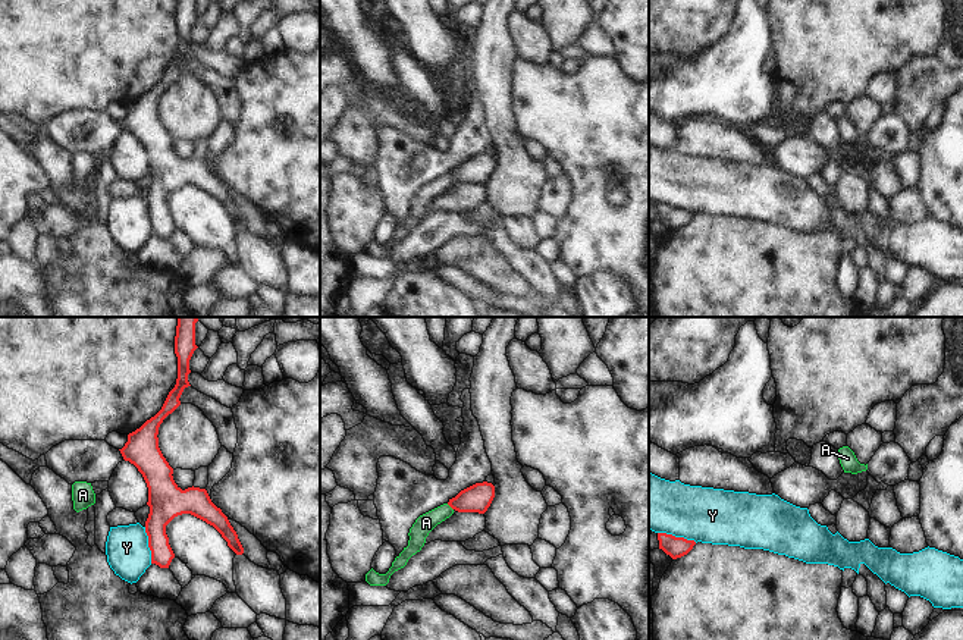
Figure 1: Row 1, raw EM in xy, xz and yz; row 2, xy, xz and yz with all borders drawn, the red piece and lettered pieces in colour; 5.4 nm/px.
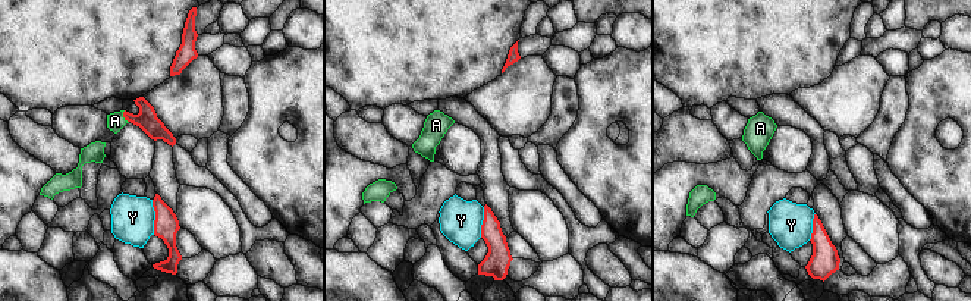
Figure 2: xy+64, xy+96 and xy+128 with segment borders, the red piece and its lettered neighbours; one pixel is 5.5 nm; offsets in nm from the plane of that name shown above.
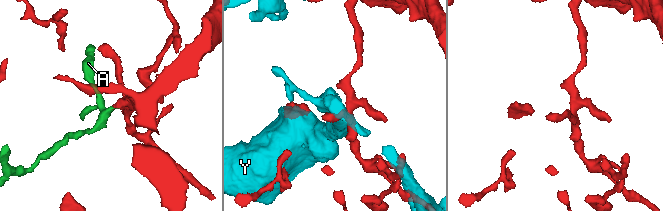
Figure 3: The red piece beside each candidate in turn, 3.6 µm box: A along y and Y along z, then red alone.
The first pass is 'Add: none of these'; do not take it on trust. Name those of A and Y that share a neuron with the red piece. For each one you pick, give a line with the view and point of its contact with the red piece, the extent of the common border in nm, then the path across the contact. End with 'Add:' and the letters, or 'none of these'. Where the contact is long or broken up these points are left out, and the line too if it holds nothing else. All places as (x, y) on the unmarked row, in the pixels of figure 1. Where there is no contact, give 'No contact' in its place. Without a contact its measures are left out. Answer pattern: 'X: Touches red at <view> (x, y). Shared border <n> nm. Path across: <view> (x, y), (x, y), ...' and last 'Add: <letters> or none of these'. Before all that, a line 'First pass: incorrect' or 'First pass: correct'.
First pass: incorrect
A: Touches red at xz (449, 176). Shared border 50 nm. Path across: xz (477, 169), (449, 176), (426, 194)
Add: A.

